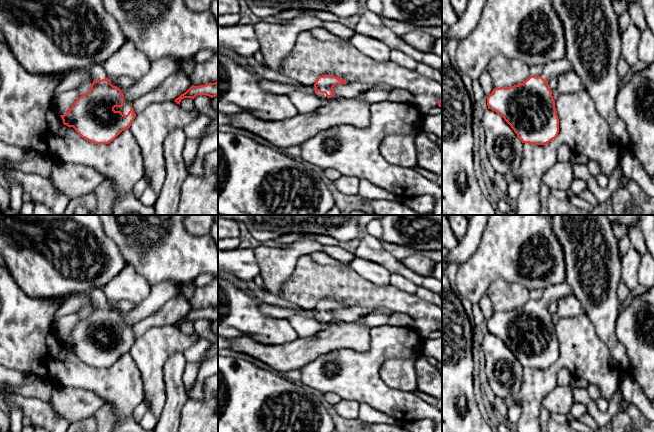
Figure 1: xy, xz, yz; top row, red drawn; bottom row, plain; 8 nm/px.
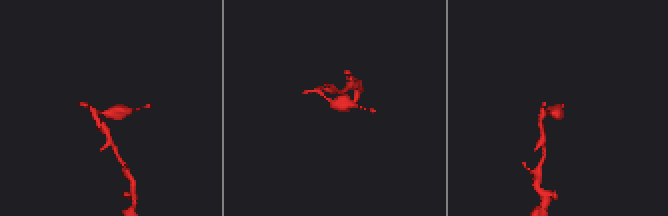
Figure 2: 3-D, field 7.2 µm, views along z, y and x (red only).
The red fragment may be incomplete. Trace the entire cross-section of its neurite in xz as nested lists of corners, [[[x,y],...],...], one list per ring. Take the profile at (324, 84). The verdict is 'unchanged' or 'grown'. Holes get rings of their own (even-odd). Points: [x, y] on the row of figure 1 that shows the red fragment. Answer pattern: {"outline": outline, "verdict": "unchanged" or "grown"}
{"outline": [[[331,75],[319,76],[314,84],[315,93],[321,99],[329,99],[334,96],[333,87],[337,84],[346,84],[341,78]]], "verdict": "grown"}

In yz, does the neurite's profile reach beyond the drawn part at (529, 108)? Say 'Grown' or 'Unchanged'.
Grown

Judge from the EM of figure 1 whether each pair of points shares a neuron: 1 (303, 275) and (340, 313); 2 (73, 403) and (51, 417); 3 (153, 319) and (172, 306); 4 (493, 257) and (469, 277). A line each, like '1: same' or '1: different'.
1: different
2: different
3: same
4: same

